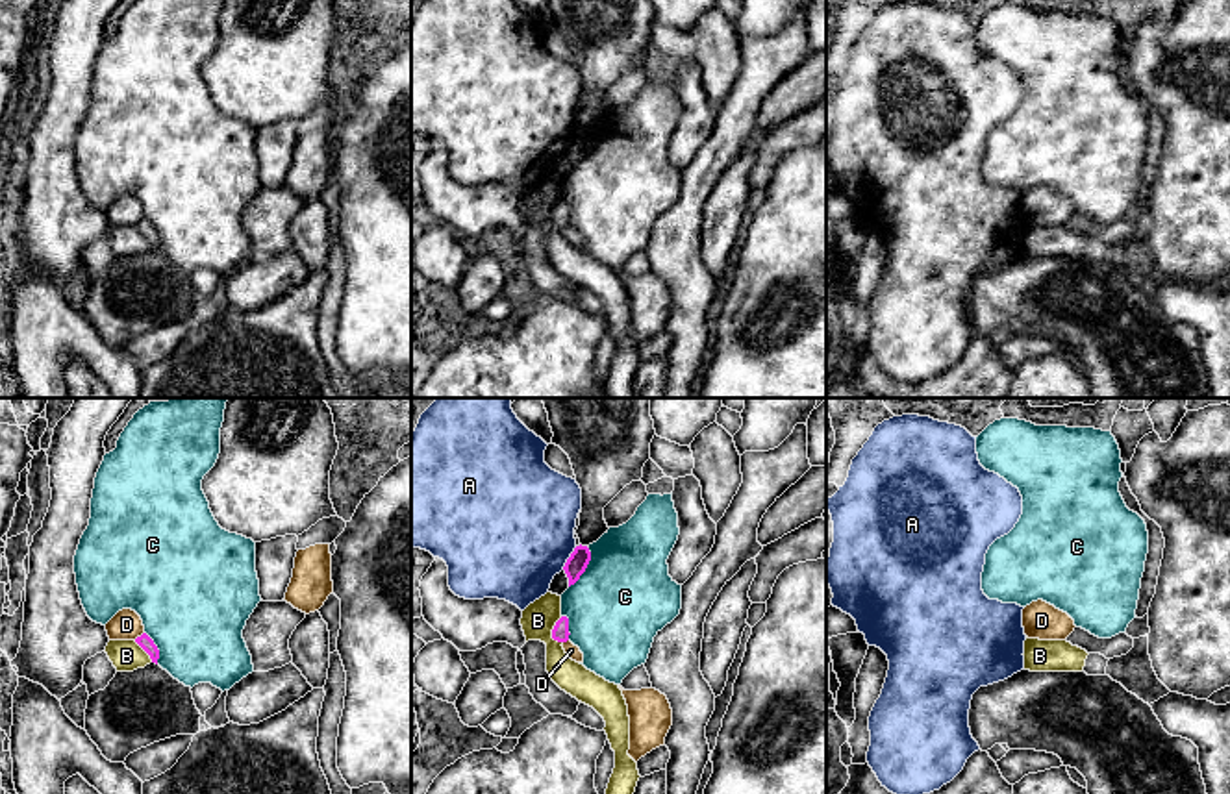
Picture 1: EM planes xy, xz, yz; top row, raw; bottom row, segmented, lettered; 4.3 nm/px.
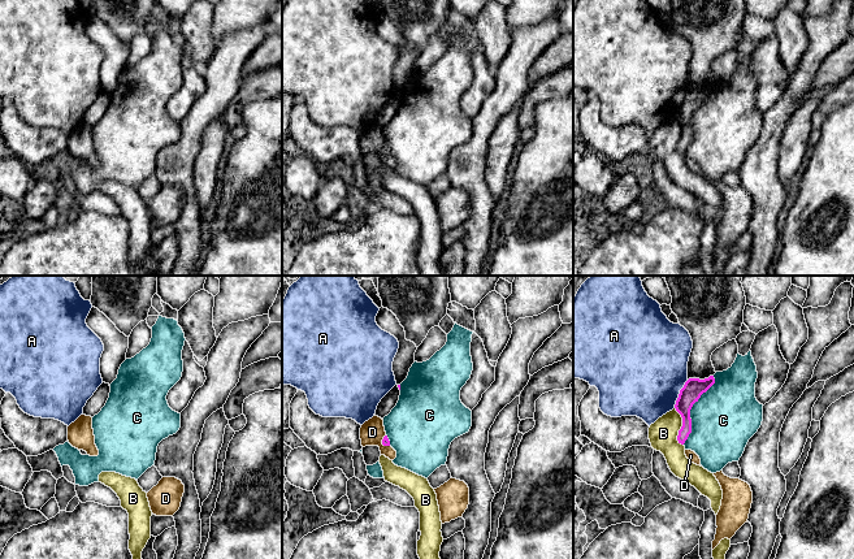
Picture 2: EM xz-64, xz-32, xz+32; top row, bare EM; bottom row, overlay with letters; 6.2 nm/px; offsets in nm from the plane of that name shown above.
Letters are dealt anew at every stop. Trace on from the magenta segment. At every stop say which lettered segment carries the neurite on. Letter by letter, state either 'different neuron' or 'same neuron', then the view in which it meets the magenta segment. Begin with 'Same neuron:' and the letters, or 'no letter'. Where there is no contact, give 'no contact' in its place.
Same neuron: no letter
A: different neuron | xz
B: different neuron | xz
C: different neuron | xz
D: different neuron | xy

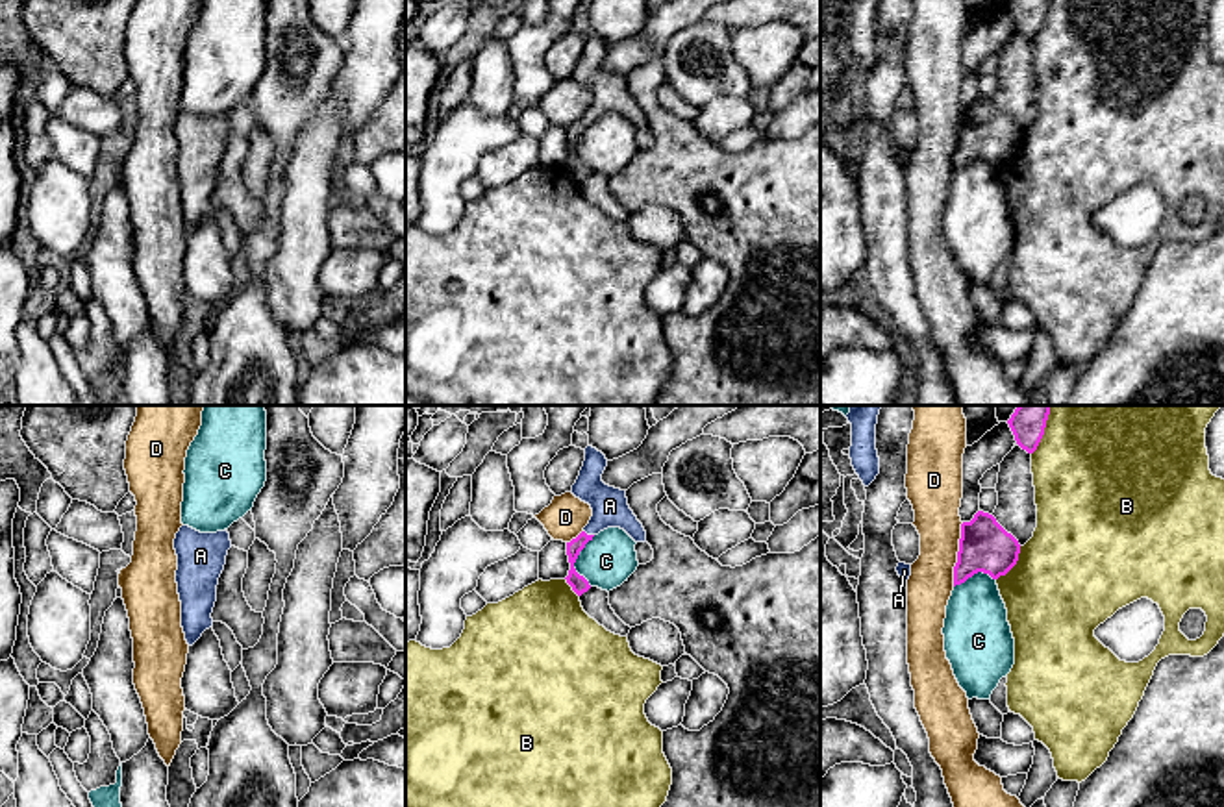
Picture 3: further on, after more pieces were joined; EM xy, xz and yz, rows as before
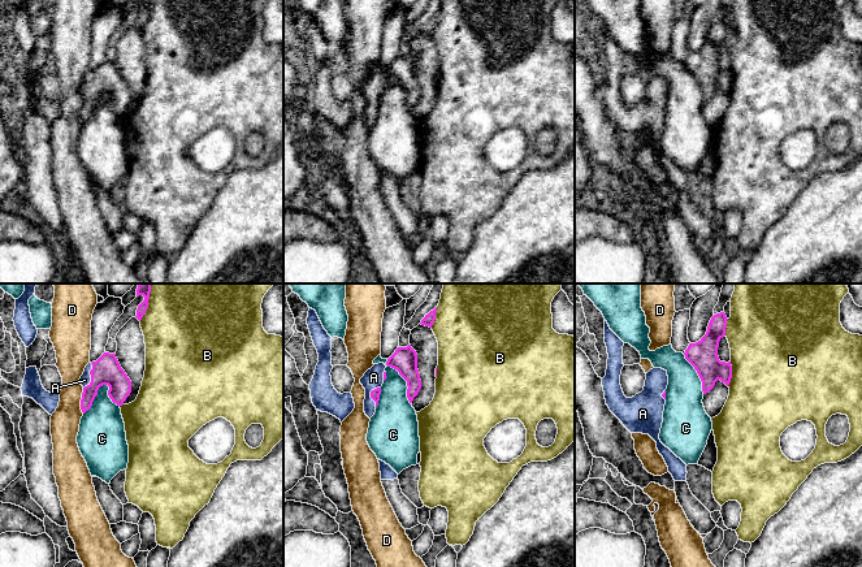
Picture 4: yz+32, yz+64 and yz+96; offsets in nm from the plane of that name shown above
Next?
Same neuron: A
A: same neuron | xz
B: different neuron | yz
C: different neuron | xz
D: different neuron | yz

